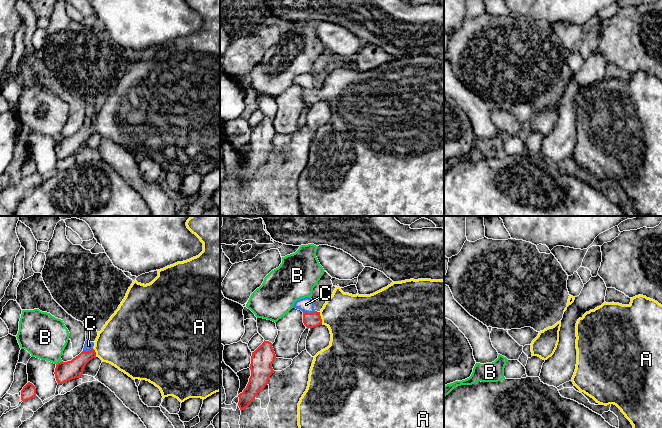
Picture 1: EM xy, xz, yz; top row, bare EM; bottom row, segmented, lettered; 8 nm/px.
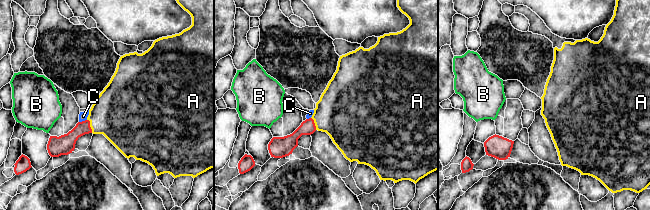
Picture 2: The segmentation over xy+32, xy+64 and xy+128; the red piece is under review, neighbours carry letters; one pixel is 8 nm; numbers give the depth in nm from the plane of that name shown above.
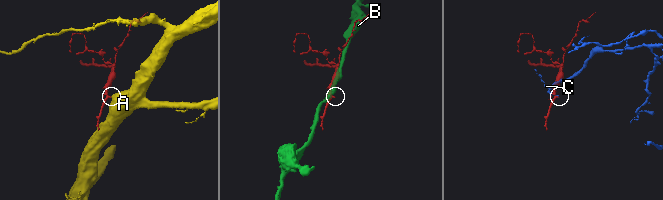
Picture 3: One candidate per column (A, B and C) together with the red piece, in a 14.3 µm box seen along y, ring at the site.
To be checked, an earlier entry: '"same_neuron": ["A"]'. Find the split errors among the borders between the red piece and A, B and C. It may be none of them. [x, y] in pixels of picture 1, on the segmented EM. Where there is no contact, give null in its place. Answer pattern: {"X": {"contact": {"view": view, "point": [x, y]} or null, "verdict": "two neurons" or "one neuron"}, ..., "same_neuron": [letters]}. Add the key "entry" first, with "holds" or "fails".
{"entry": "holds", "A": {"contact": {"view": "xz", "point": [320, 318]}, "verdict": "one neuron"}, "B": {"contact": {"view": "xy", "point": [60, 362]}, "verdict": "two neurons"}, "C": {"contact": {"view": "xz", "point": [309, 313]}, "verdict": "two neurons"}, "same_neuron": ["A"]}

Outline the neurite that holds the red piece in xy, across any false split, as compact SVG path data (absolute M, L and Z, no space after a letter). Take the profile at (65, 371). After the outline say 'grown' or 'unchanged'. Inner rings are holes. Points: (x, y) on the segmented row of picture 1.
M191 216L187 220L186 226L203 243L203 251L198 256L189 260L177 262L158 270L158 276L149 284L144 285L134 280L118 309L106 322L102 330L98 332L94 348L88 352L82 351L71 361L62 361L56 364L54 374L58 384L64 384L72 379L80 378L83 375L83 370L86 364L97 356L102 360L102 362L112 364L133 380L146 380L154 384L160 389L164 398L173 396L180 402L184 402L189 398L201 398L204 400L212 394L220 391L220 216Z; grown

